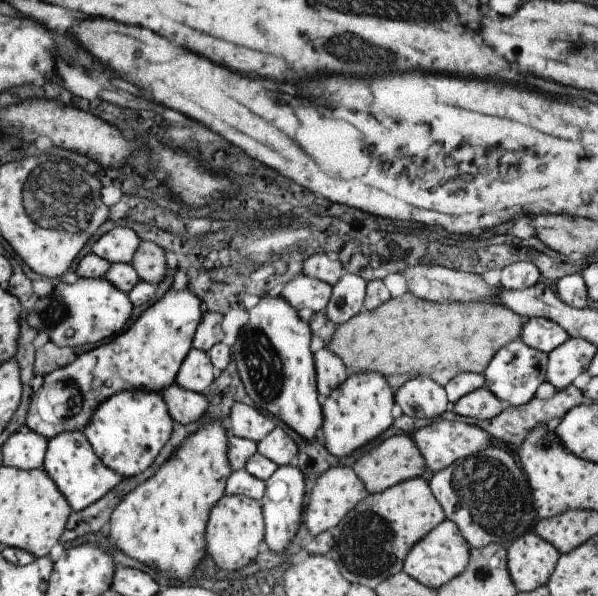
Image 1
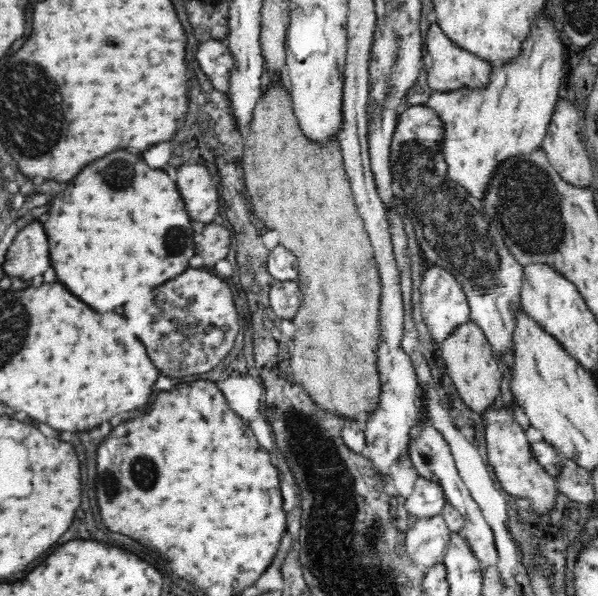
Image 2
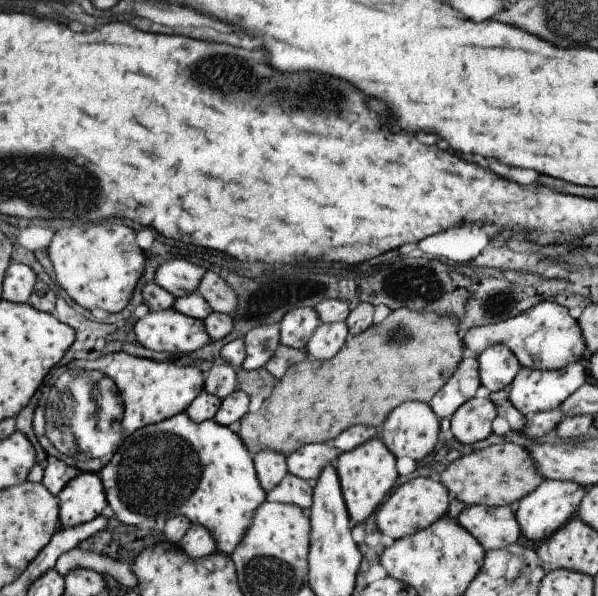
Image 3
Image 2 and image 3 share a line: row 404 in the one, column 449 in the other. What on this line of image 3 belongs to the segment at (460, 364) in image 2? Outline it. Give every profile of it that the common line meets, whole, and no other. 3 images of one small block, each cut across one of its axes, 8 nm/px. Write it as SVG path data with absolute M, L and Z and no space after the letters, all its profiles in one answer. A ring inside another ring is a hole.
M508 442L469 452L449 462L438 477L439 484L447 492L454 494L454 498L465 506L487 507L508 506L512 502L517 502L525 494L532 492L533 488L537 488L541 480L531 456L525 452L525 449Z

